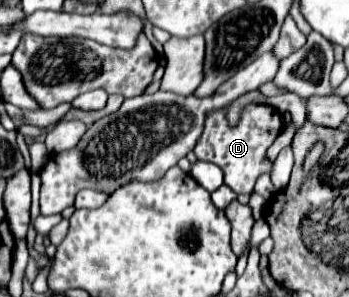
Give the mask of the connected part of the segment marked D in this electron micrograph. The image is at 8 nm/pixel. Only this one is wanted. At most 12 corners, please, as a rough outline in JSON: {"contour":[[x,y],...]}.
{"contour":[[251,104],[237,128],[207,116],[195,154],[237,194],[271,174],[267,150],[283,132],[277,108]]}

